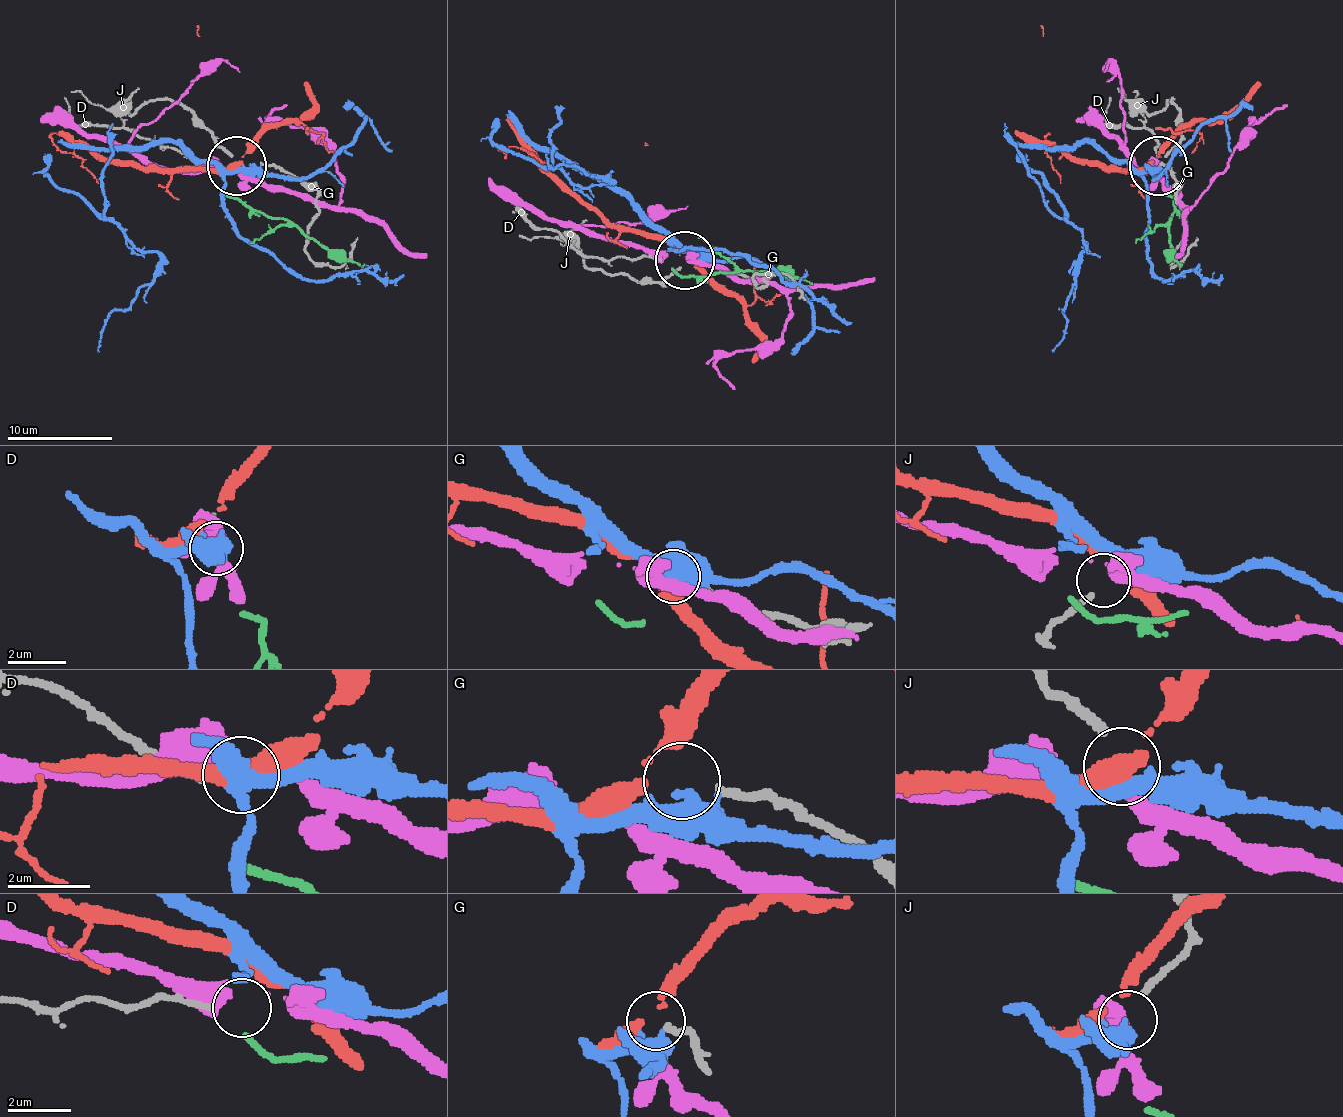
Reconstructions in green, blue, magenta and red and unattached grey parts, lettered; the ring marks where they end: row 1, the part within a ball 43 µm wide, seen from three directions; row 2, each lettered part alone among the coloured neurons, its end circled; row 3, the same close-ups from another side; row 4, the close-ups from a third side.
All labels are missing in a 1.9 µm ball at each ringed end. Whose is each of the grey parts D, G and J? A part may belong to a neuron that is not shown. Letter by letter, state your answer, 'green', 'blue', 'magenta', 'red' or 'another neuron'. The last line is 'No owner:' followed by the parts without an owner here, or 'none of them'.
D: another neuron
G: red
J: magenta
No owner: D

